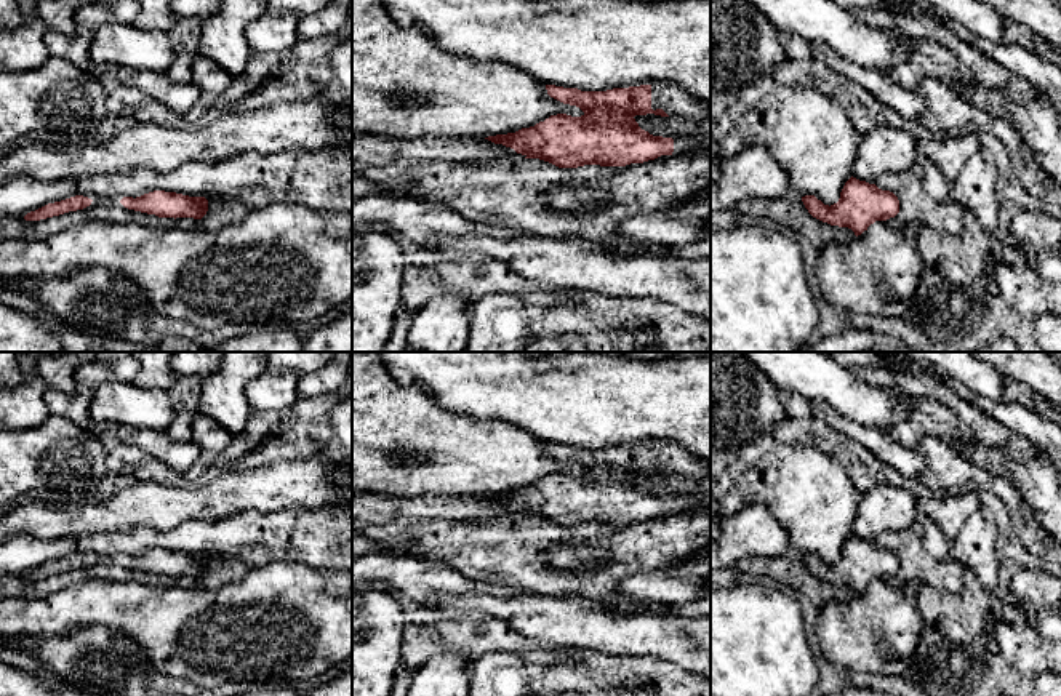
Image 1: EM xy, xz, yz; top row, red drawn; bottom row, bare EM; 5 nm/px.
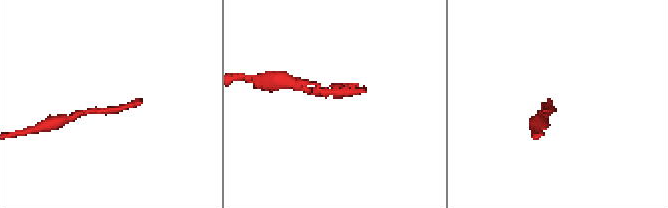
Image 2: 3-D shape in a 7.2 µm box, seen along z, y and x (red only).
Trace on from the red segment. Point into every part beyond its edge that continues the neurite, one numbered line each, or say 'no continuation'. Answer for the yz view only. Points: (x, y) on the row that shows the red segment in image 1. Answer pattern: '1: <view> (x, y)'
no continuation

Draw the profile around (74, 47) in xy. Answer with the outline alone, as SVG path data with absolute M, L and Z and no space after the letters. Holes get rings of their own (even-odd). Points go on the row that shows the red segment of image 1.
M53 29L45 32L50 56L62 58L85 72L94 72L98 66L90 58L93 32L62 34Z

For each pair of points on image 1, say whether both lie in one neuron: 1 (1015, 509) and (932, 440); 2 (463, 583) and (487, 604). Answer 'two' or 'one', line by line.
1: one
2: two

